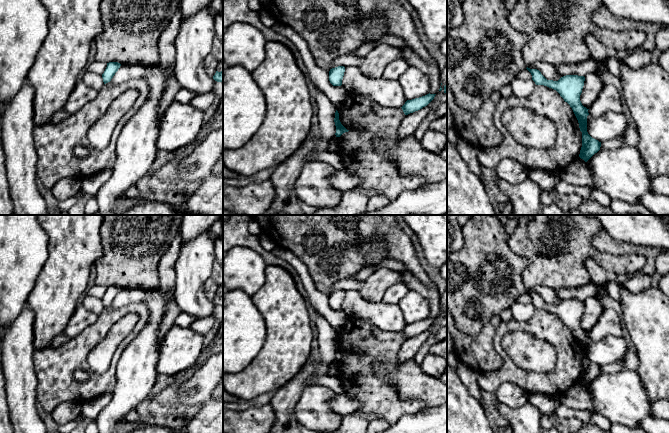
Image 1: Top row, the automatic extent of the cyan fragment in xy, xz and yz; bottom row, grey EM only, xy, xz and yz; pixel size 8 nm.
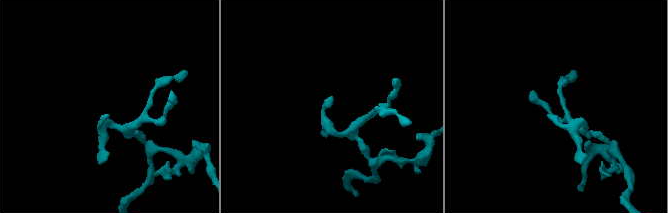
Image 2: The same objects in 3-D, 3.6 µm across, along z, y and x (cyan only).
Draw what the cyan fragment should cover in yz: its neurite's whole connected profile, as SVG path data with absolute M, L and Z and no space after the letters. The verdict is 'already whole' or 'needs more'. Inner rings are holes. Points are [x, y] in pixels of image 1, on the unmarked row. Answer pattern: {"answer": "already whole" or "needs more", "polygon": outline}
{"answer": "already whole", "polygon": "M526 292L532 299L536 309L544 309L556 314L560 320L572 332L582 356L582 371L579 381L587 386L595 377L600 374L601 366L592 362L587 356L588 334L580 325L580 319L584 310L585 301L578 299L566 299L558 305L547 304L539 294Z"}

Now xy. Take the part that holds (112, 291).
{"answer": "already whole", "polygon": "M109 286L107 287L107 291L102 298L103 306L104 308L108 307L111 305L115 297L118 295L120 292L121 288L118 286Z"}

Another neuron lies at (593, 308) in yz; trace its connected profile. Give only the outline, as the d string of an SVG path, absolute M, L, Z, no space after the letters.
M589 297L585 300L584 310L580 319L580 325L584 331L589 333L600 319L604 306L597 297Z

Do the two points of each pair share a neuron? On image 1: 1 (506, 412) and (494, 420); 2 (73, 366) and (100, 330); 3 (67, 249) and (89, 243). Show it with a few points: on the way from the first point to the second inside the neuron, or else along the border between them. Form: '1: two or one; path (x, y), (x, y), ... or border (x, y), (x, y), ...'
1: two; border (498, 401), (498, 411), (509, 422)
2: one; path (73, 357), (91, 338)
3: one; path (73, 248), (84, 248)

